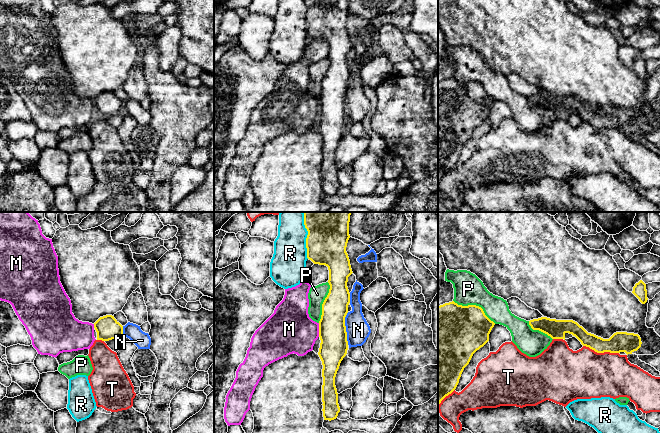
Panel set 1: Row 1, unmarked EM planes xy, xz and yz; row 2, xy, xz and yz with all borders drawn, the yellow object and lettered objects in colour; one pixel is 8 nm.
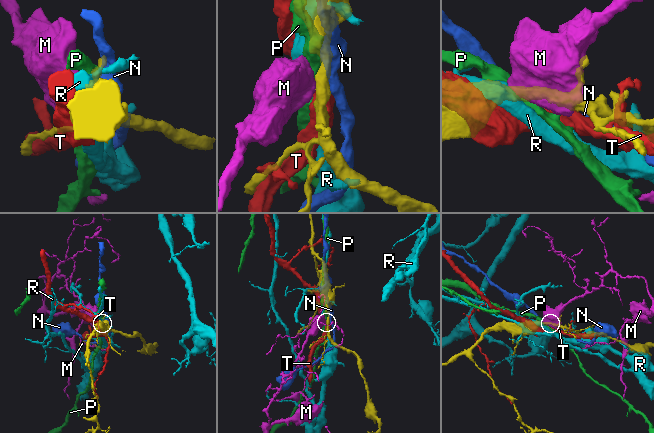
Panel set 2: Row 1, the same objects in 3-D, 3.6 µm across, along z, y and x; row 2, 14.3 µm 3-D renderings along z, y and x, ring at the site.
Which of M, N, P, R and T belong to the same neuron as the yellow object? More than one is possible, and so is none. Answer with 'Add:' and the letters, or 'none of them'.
Add: none of them

